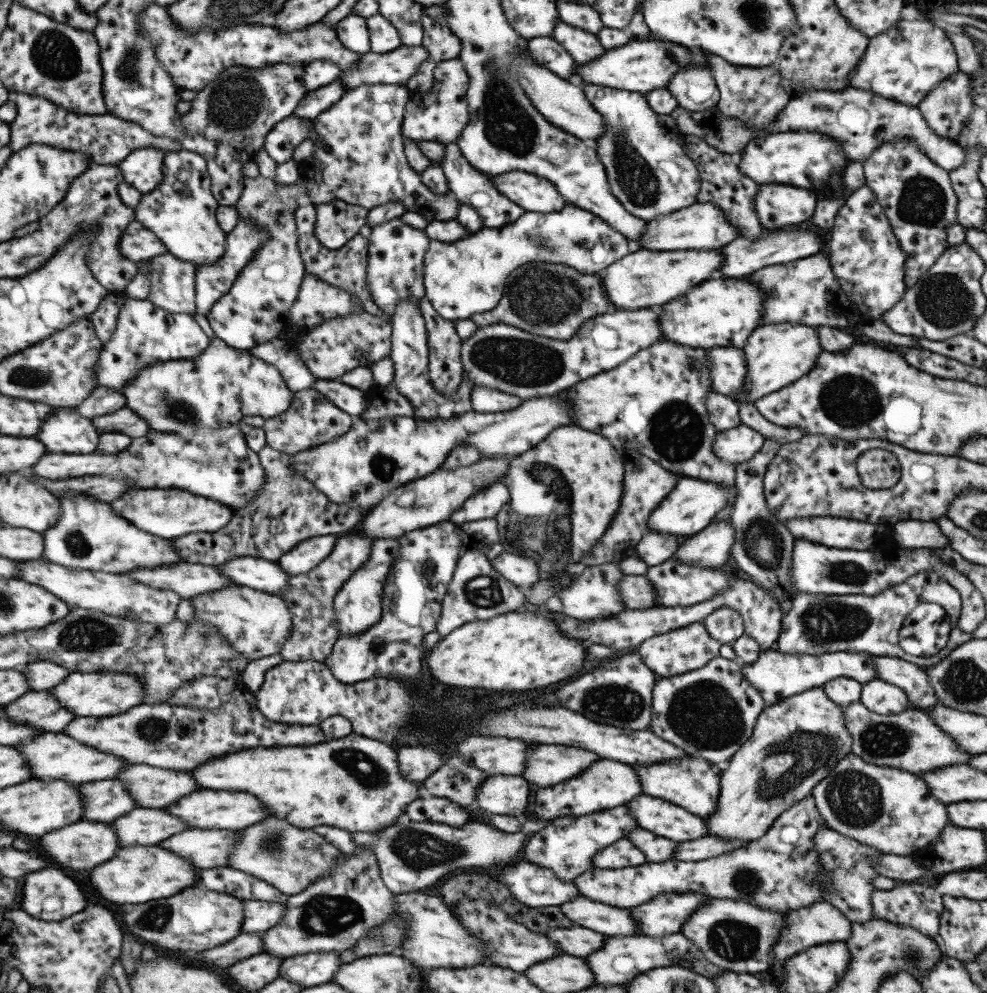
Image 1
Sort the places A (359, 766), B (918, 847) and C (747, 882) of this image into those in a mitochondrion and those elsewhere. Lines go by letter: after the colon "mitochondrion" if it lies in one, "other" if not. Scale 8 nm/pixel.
A: mitochondrion
B: other
C: mitochondrion

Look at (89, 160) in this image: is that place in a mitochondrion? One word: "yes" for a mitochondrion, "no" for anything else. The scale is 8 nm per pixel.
no

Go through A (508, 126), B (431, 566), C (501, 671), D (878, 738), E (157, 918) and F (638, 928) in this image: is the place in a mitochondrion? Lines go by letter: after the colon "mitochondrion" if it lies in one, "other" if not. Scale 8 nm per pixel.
A: mitochondrion
B: mitochondrion
C: other
D: mitochondrion
E: mitochondrion
F: other

